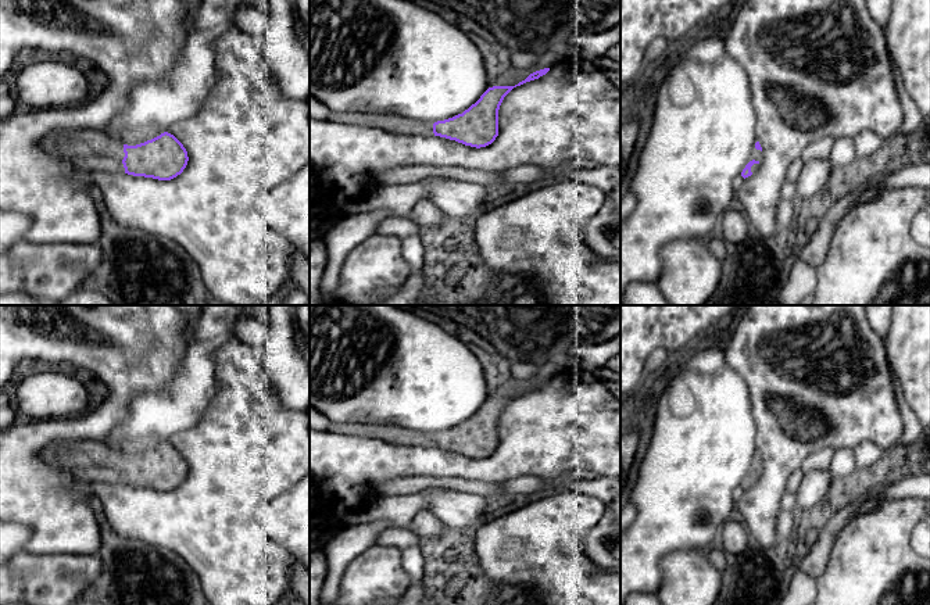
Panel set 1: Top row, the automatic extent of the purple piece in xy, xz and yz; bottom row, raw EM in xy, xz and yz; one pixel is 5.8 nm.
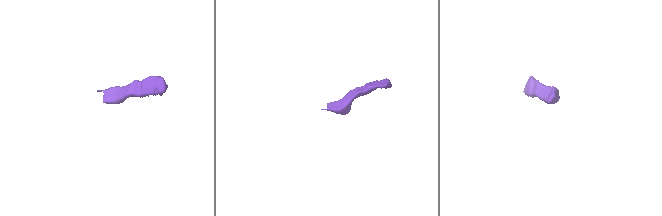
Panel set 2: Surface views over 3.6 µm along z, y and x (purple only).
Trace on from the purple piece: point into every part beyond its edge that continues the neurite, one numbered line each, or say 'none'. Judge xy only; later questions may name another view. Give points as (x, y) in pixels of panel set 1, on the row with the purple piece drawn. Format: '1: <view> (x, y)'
1: xy (88, 150)

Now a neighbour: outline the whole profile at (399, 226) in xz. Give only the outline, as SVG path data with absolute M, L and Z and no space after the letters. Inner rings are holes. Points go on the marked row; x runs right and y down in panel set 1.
M387 216L379 222L376 229L378 236L397 236L405 239L409 236L421 236L422 228L408 218Z

